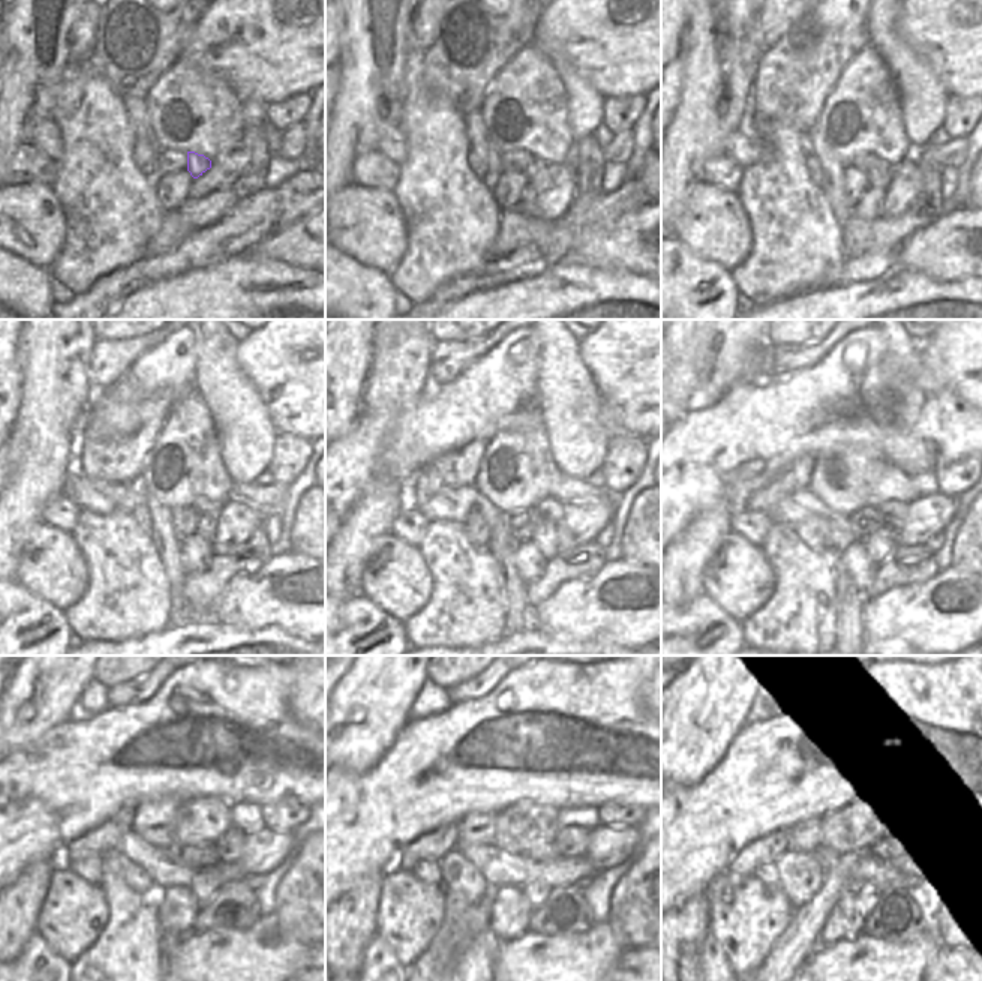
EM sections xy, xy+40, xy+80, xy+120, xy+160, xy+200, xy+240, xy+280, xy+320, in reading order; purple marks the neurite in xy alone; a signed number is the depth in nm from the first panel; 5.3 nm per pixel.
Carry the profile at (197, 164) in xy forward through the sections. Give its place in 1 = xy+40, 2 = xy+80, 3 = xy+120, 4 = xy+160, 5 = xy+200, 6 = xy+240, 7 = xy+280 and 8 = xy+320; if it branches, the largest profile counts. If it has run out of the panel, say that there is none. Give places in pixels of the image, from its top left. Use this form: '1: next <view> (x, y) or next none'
1: next xy+40 (535, 165)
2: next xy+80 (879, 173)
3: next xy+120 (207, 527)
4: next xy+160 (544, 536)
5: next xy+200 (880, 545)
6: next xy+240 (204, 885)
7: next xy+280 (537, 893)
8: next xy+320 (867, 896)

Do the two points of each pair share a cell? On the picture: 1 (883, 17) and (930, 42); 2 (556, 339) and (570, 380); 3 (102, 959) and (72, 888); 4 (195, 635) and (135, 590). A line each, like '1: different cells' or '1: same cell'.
1: different cells
2: same cell
3: different cells
4: different cells

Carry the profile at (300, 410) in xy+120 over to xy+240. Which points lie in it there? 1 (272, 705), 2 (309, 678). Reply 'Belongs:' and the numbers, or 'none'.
Belongs: 2

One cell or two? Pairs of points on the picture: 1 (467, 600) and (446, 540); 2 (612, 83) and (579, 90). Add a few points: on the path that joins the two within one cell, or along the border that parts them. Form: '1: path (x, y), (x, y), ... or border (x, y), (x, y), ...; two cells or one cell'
1: path (467, 585), (465, 576), (449, 555); one cell
2: border (570, 60), (576, 71), (604, 99); two cells

